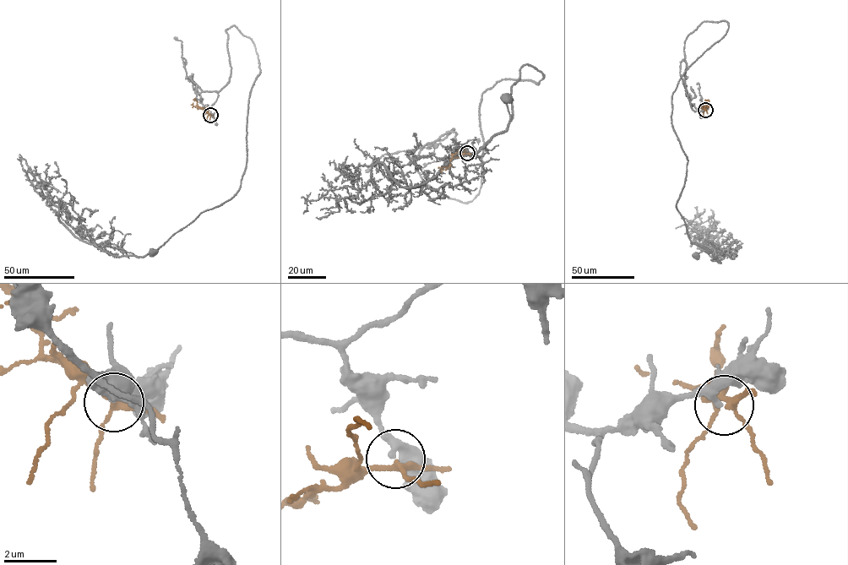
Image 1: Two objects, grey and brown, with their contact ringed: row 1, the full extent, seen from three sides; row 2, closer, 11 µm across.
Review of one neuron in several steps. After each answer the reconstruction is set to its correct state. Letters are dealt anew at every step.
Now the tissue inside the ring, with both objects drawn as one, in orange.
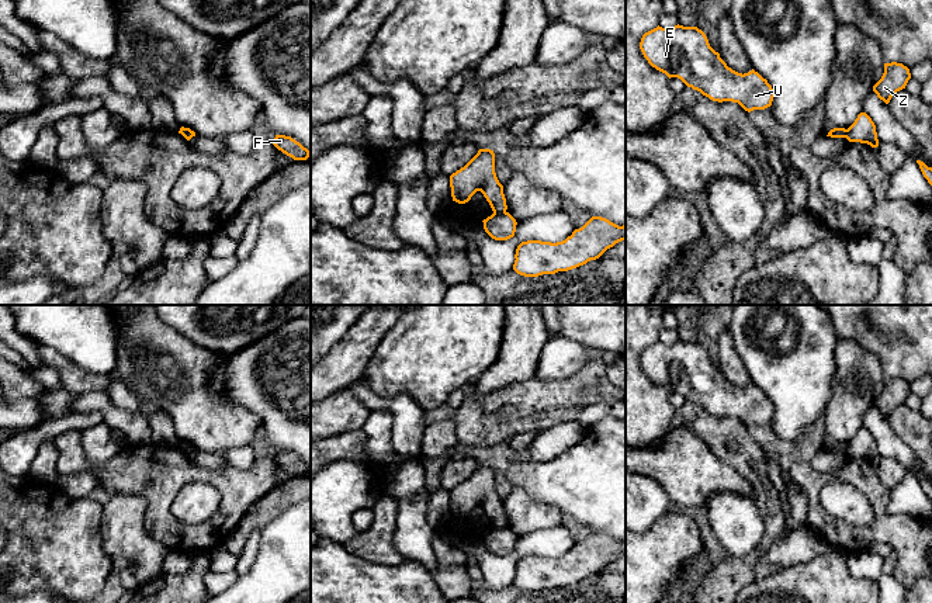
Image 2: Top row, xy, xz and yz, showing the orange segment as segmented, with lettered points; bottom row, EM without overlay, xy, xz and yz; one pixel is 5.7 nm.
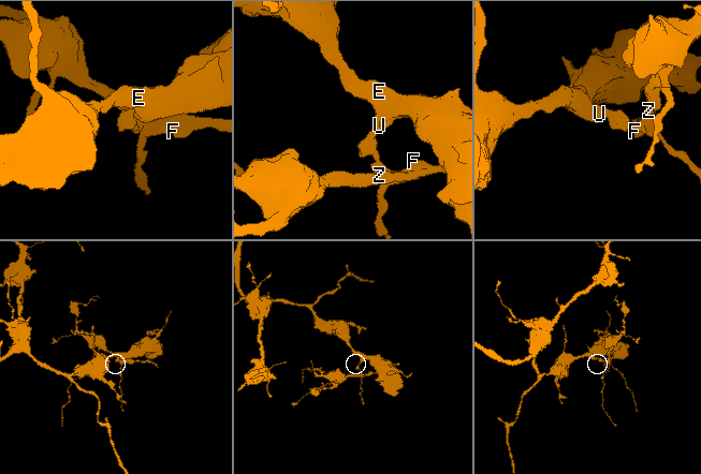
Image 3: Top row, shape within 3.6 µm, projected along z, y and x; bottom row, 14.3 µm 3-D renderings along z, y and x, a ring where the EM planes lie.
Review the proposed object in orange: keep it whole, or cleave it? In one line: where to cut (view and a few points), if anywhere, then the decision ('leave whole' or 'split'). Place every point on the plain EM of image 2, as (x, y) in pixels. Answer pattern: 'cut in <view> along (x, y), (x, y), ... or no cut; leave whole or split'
cut in xz along (505, 524), (494, 529); split

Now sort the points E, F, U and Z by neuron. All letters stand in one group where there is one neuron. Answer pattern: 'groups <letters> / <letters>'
groups E U / F Z

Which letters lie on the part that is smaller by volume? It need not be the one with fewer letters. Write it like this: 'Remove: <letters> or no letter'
Remove: F, Z

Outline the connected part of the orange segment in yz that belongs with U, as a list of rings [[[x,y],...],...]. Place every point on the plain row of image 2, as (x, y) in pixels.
[[[678,339],[673,343],[662,343],[658,340],[642,350],[640,364],[652,382],[669,394],[680,394],[687,402],[700,406],[713,416],[738,417],[748,427],[772,420],[775,408],[768,395],[753,384],[742,389],[728,382],[720,368],[710,361],[706,349],[697,342]]]

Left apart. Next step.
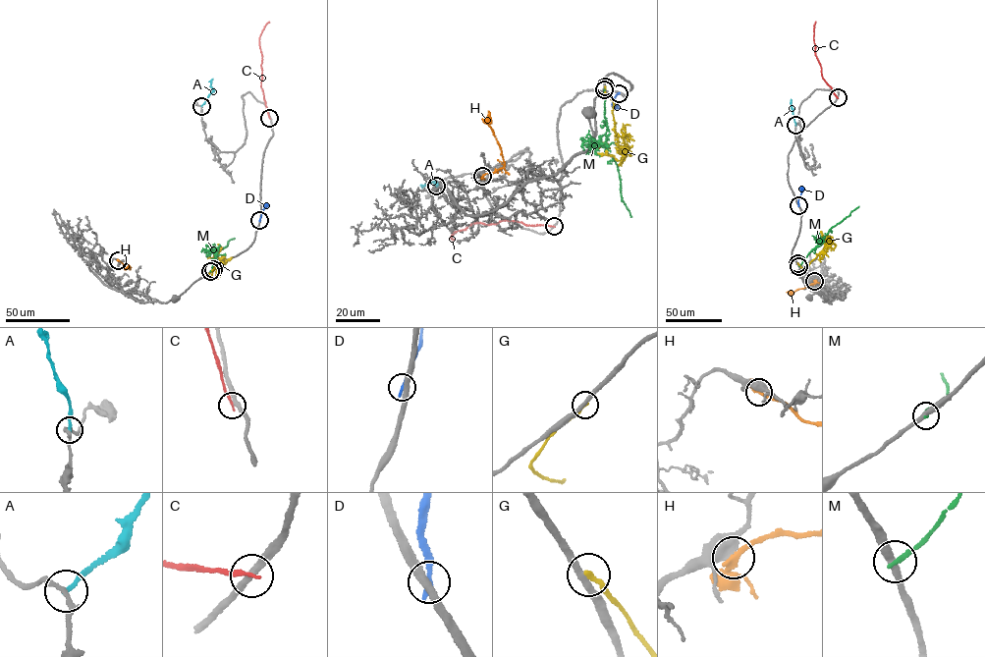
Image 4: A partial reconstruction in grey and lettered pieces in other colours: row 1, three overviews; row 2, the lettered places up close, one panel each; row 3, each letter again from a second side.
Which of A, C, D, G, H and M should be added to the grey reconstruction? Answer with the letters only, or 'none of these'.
none of these

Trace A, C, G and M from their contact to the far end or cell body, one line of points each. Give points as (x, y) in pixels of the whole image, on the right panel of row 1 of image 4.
A: (795, 125), (791, 99)
C: (838, 97), (822, 78), (815, 55), (815, 22)
G: (797, 263), (805, 267), (823, 248), (828, 237), (833, 239), (826, 240), (821, 232)
M: (798, 266), (829, 230), (859, 206)

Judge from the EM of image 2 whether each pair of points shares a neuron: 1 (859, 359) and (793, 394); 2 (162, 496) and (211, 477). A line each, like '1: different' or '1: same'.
1: different
2: same

